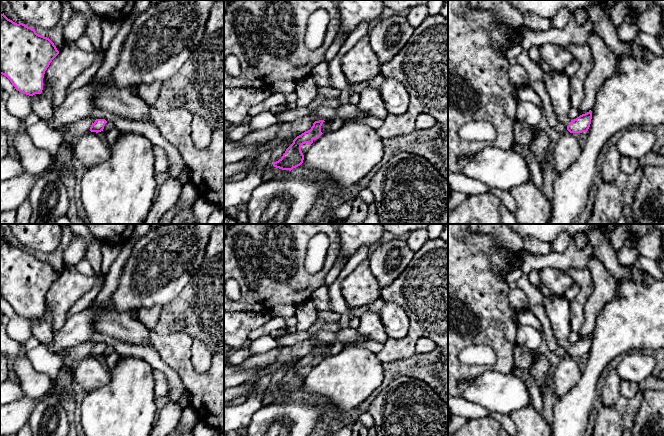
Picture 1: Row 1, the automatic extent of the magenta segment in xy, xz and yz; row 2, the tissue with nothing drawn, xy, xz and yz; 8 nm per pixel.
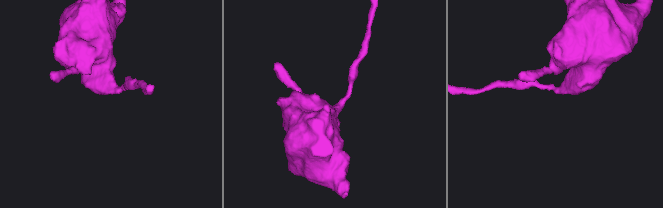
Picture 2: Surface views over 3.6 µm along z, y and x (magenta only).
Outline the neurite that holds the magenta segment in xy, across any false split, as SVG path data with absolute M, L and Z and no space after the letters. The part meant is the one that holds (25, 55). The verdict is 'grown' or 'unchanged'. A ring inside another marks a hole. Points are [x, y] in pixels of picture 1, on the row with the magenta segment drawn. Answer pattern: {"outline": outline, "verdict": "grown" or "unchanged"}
{"outline": "M4 13L0 15L0 74L6 76L17 91L29 96L41 94L45 71L58 54L49 38L23 23L13 22Z", "verdict": "unchanged"}

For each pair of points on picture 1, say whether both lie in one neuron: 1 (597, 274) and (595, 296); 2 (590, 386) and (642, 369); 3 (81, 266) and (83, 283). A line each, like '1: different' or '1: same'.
1: same
2: different
3: different

